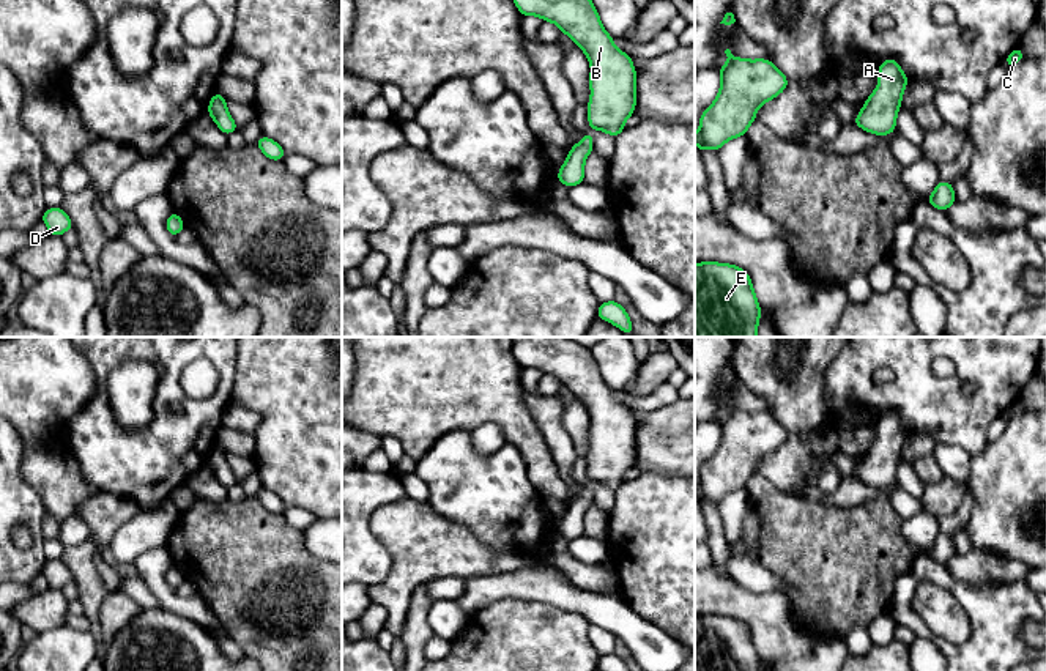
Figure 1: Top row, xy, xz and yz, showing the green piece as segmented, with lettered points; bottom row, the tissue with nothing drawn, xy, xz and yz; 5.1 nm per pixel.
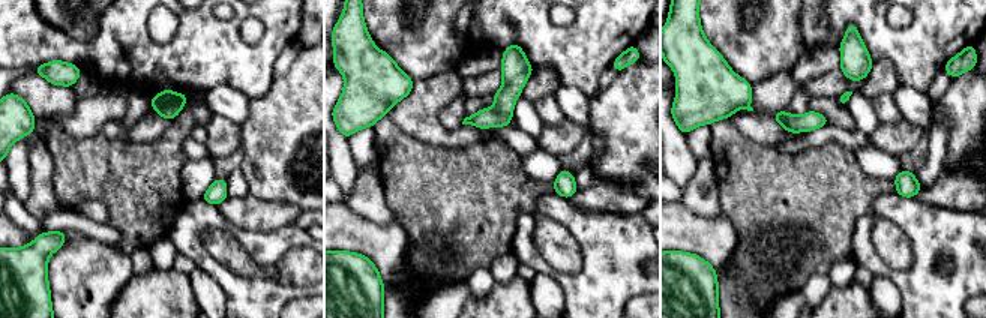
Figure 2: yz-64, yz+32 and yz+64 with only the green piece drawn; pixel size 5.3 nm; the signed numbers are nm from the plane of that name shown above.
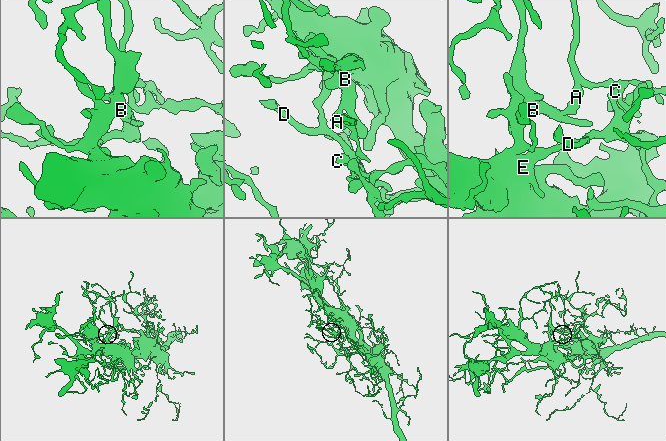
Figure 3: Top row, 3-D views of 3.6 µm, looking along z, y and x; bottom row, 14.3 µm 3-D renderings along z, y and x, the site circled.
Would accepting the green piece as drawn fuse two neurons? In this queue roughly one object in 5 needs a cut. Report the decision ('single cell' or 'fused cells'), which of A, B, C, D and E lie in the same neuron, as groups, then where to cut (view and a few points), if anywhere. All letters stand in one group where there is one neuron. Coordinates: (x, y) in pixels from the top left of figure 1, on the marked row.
single cell | A B C D E | no cut

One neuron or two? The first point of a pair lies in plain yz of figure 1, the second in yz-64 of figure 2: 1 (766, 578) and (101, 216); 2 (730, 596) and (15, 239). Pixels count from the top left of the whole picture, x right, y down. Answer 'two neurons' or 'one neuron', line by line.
1: two neurons
2: one neuron

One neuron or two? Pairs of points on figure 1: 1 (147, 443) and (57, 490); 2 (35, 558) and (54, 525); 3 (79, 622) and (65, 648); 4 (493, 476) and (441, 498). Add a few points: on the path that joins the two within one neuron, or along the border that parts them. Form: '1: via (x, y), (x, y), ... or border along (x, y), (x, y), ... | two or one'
1: border along (65, 443), (81, 474), (100, 490) | two
2: border along (48, 514), (43, 519), (44, 537) | two
3: border along (65, 624), (87, 632) | two
4: via (481, 489), (462, 489), (454, 495) | one

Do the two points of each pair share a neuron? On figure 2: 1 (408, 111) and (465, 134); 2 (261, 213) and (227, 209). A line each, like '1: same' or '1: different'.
1: same
2: same

